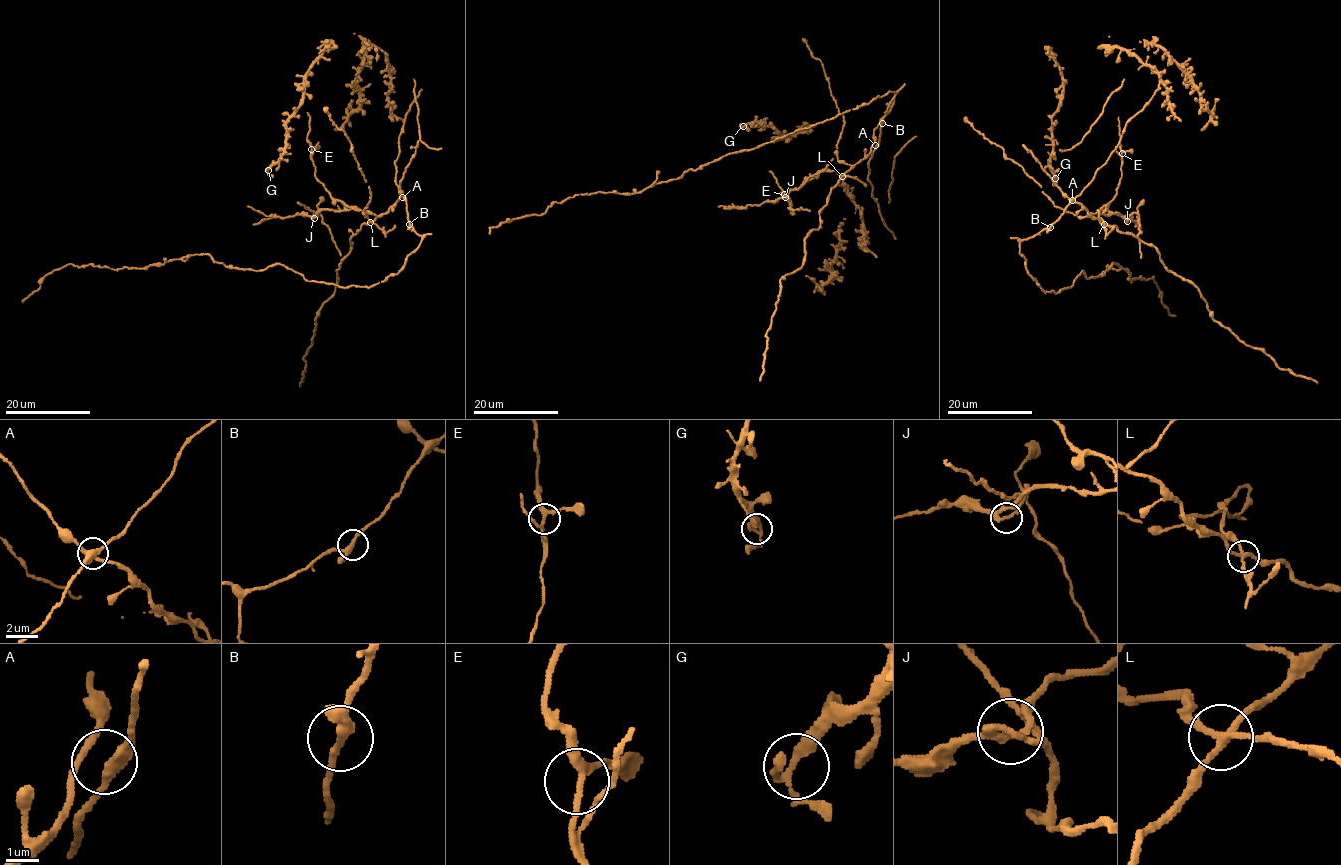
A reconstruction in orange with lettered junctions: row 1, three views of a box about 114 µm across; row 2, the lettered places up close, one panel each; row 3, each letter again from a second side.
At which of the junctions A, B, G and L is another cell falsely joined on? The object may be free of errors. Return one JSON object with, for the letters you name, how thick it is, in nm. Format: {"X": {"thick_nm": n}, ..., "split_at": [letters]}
{"L": {"thick_nm": 220}, "split_at": ["L"]}

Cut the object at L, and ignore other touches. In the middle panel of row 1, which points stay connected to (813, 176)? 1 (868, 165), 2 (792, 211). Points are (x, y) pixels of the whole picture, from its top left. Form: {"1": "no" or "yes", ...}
{"1": "no", "2": "yes"}

